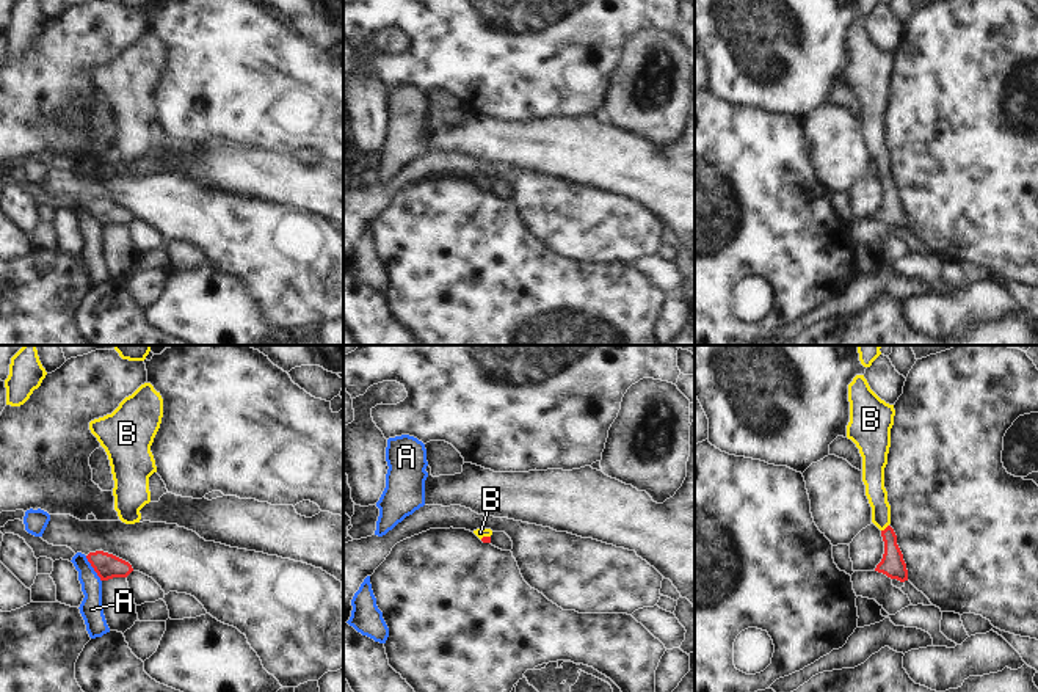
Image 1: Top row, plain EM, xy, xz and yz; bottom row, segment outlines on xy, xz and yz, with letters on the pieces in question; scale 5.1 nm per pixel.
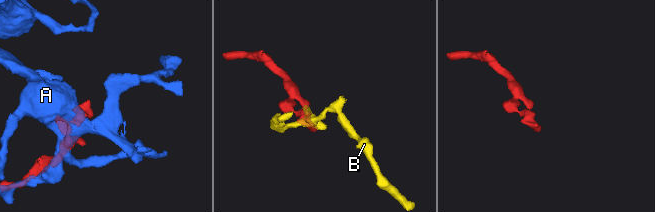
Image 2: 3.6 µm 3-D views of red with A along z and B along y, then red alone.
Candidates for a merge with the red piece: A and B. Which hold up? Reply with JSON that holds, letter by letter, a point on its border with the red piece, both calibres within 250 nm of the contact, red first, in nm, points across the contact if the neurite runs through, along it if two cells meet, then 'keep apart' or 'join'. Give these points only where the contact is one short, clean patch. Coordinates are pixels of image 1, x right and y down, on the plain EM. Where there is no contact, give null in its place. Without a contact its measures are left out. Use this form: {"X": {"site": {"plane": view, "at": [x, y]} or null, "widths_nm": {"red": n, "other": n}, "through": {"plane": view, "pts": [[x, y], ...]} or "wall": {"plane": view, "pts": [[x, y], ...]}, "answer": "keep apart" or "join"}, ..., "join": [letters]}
{"A": {"site": {"plane": "xy", "at": [93, 215]}, "widths_nm": {"red": 130, "other": 120}, "answer": "keep apart"}, "B": {"site": {"plane": "yz", "at": [886, 176]}, "widths_nm": {"red": 120, "other": 110}, "through": {"plane": "yz", "pts": [[892, 214], [891, 189], [886, 176], [881, 170], [874, 129]]}, "answer": "join"}, "join": ["B"]}

